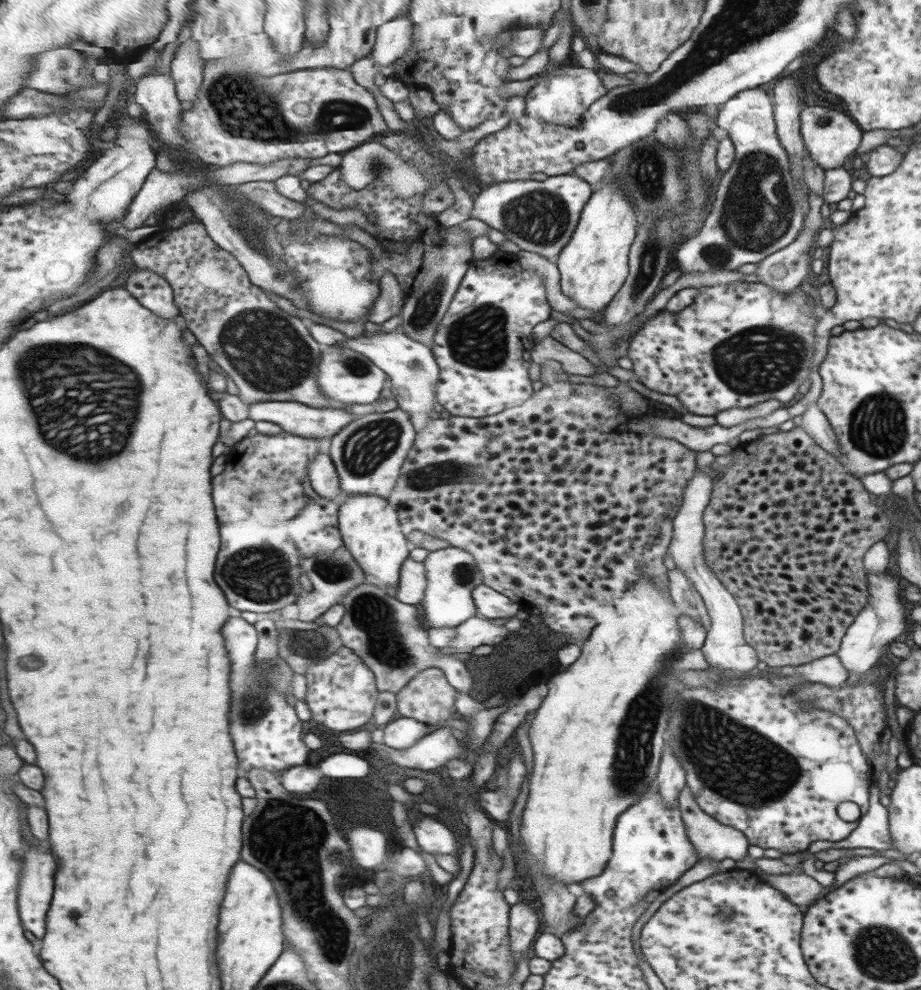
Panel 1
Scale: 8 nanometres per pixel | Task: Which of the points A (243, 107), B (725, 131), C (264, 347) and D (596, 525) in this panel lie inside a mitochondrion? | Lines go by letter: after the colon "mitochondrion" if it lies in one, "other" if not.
A: mitochondrion
B: other
C: mitochondrion
D: other

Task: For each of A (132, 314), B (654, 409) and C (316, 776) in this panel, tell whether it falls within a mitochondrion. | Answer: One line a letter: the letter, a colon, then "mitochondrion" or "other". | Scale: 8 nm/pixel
A: other
B: other
C: other

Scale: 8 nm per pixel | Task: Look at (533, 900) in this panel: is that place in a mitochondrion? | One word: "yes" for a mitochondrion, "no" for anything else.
no

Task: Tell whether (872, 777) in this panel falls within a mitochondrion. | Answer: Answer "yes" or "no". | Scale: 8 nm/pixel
no

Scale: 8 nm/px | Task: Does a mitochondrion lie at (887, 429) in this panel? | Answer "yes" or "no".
yes

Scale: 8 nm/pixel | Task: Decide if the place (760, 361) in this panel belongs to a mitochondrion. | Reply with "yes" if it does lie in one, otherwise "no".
yes

